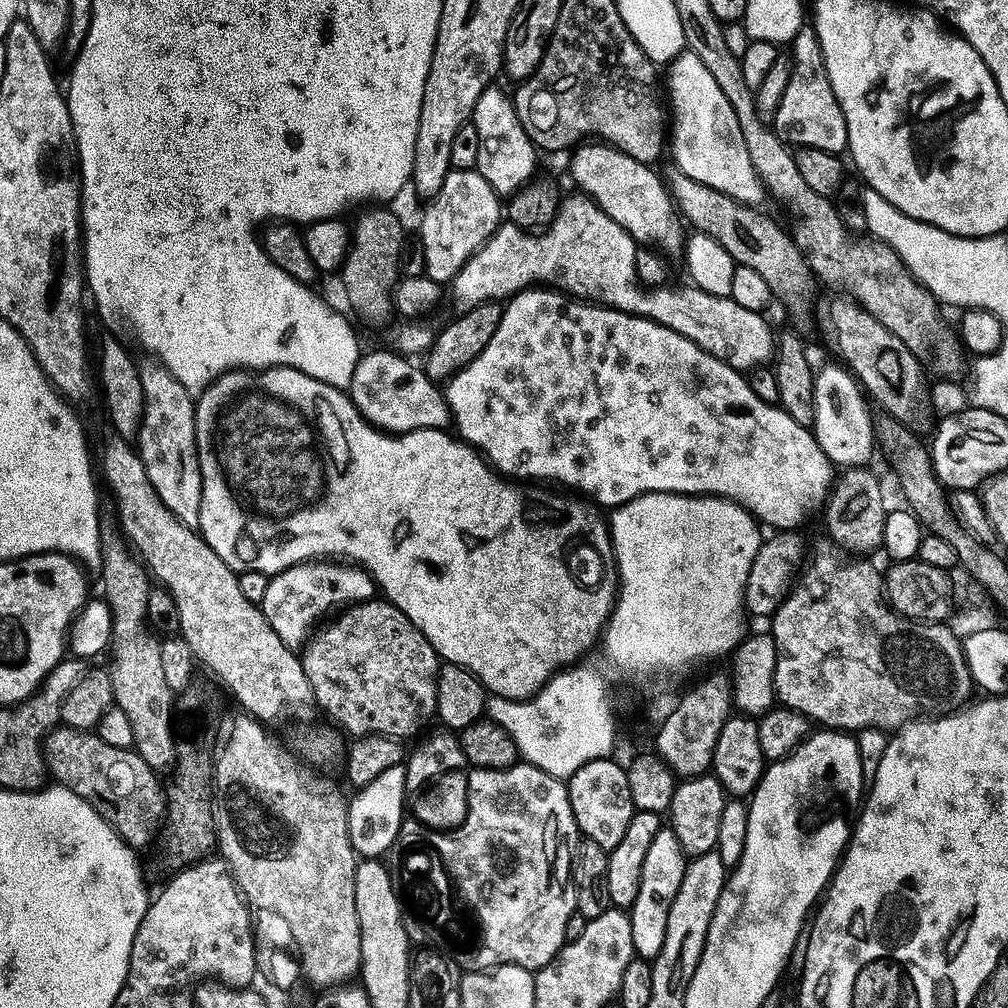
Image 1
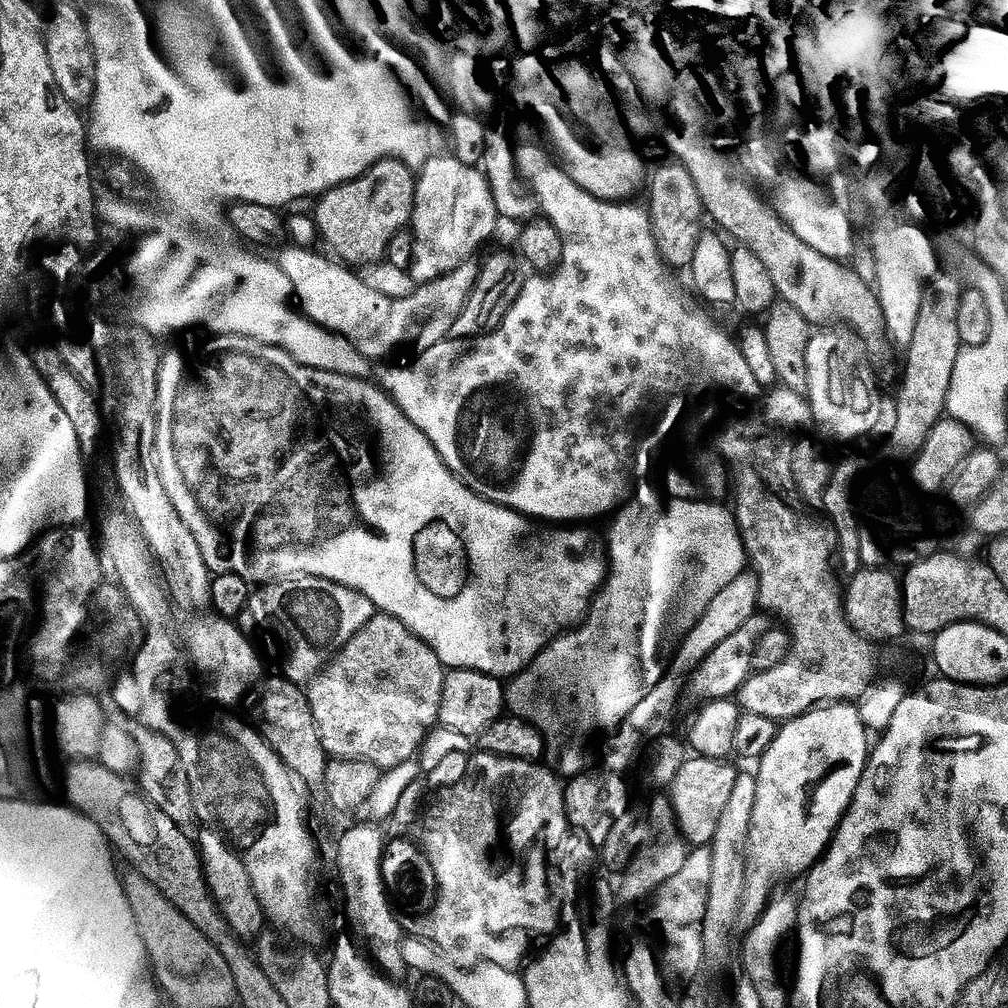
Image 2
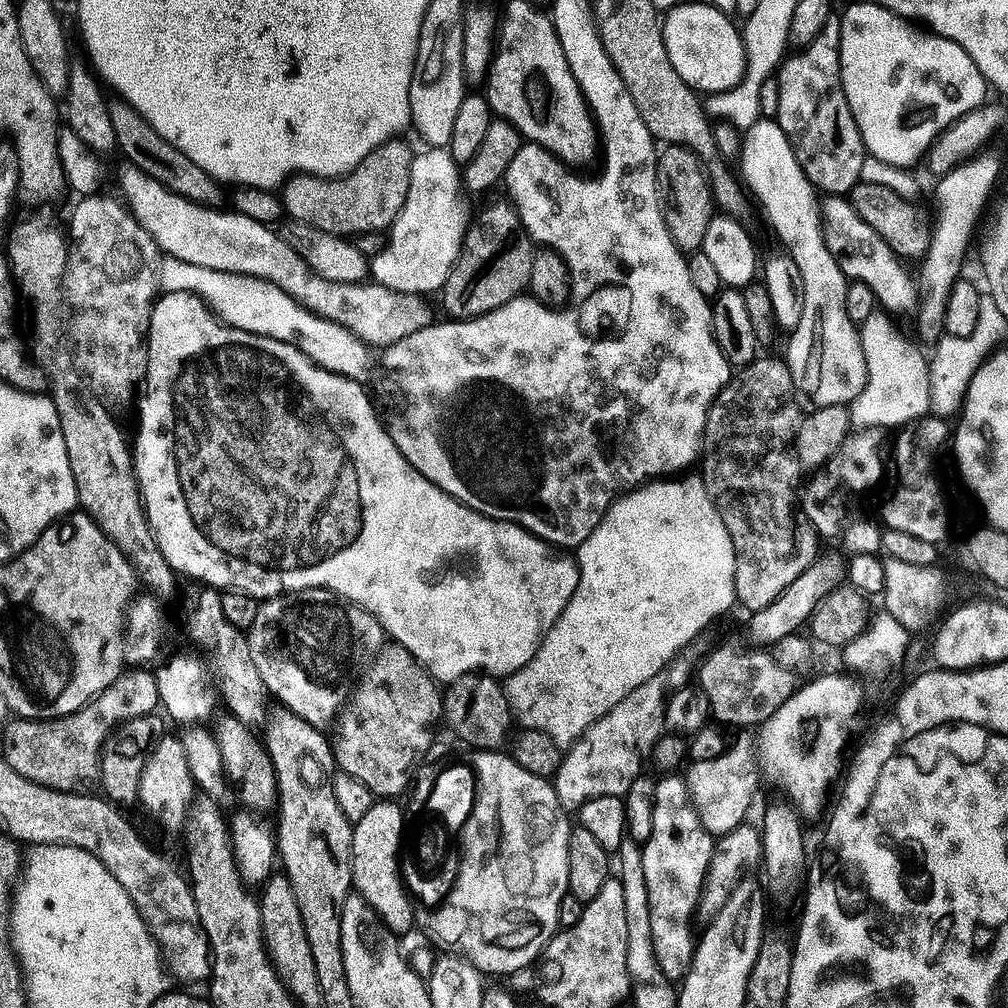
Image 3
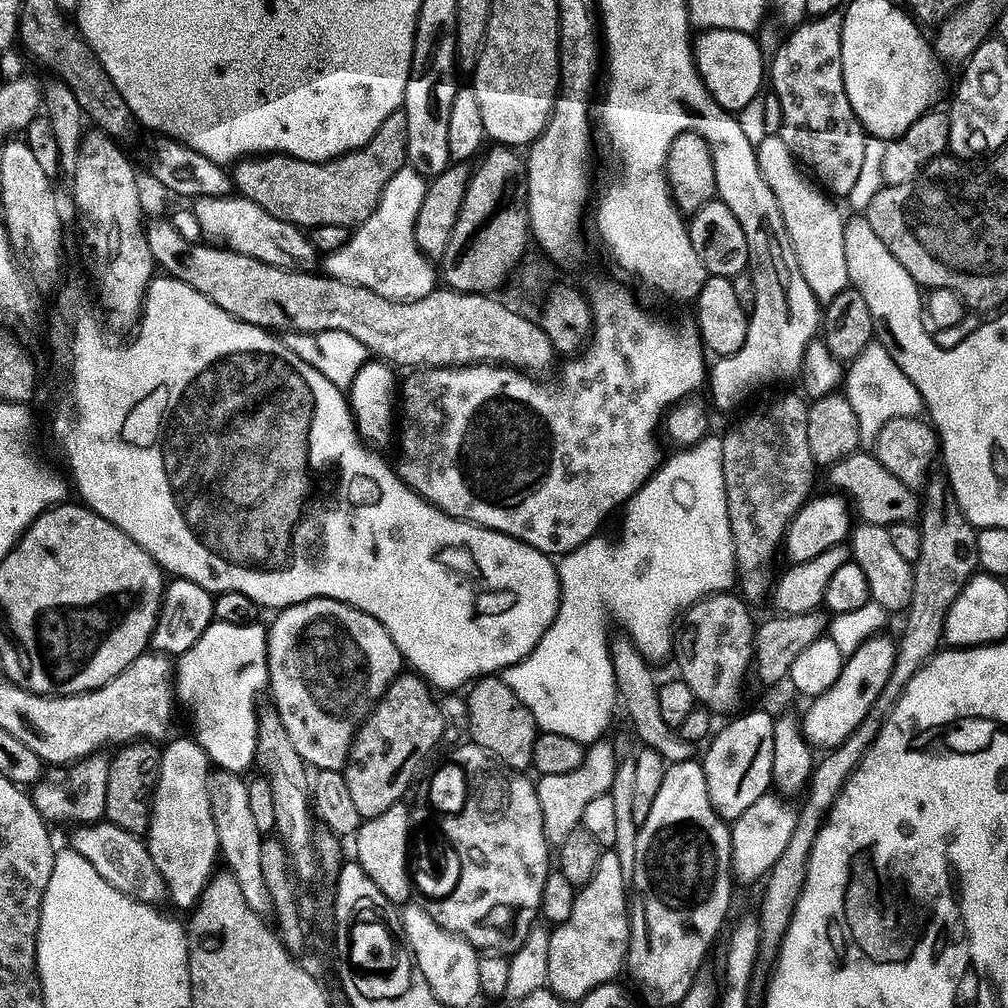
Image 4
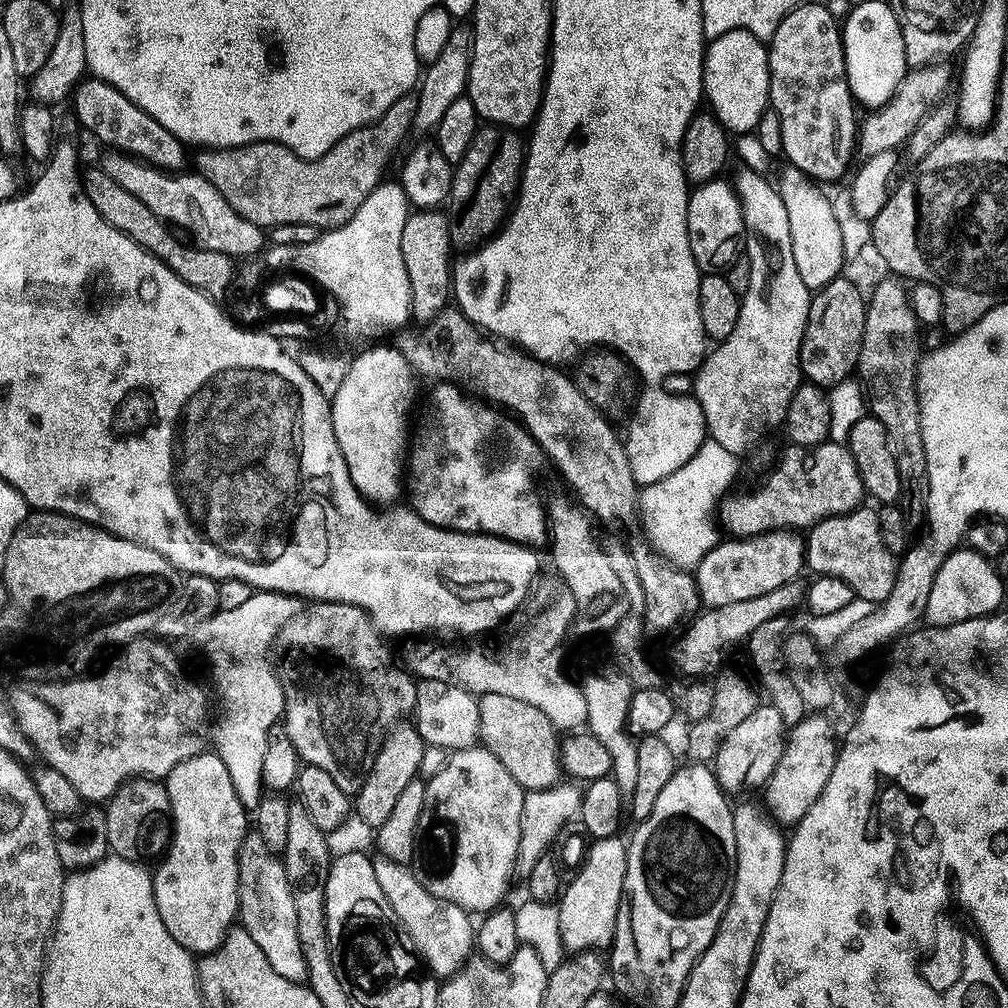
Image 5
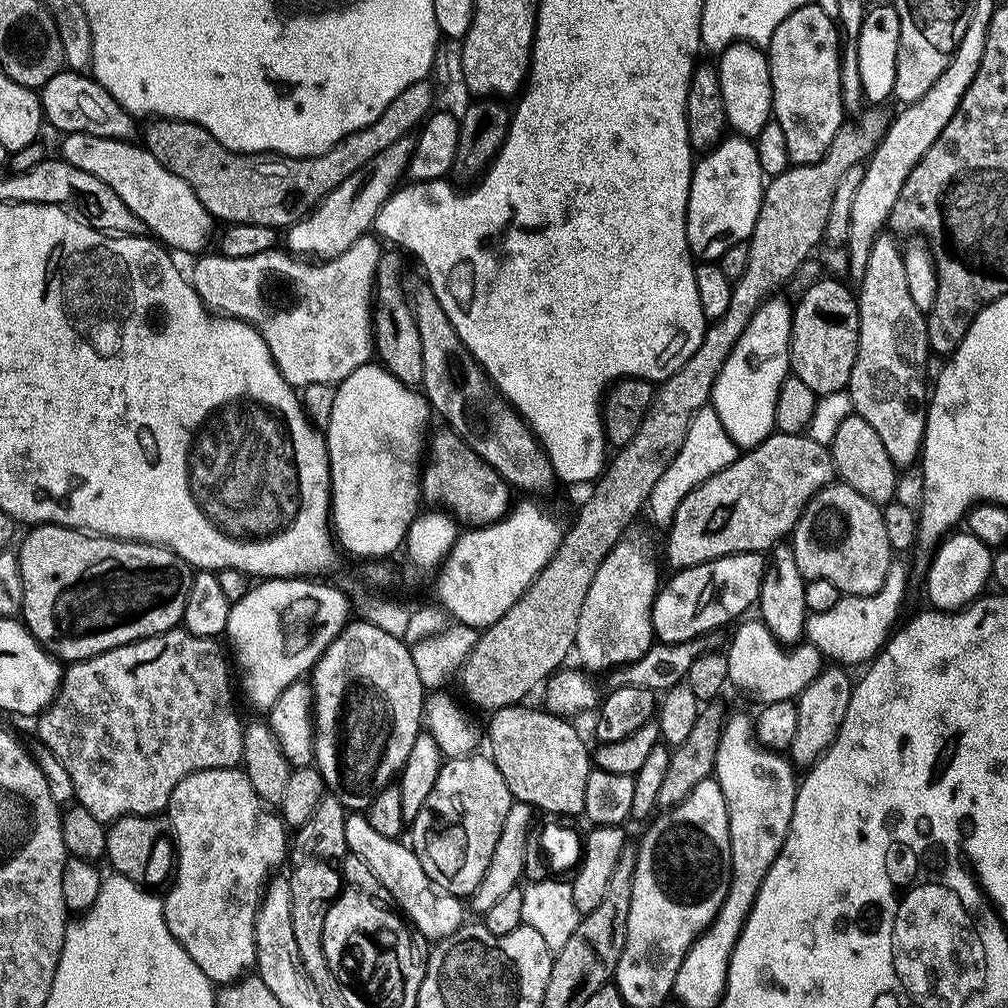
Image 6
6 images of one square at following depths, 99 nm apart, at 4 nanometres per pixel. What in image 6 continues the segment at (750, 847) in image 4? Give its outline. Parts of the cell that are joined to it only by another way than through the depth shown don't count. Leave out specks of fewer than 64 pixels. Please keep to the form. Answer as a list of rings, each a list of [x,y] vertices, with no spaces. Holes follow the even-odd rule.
[[[828,666],[810,687],[800,693],[795,701],[798,710],[798,734],[790,749],[790,760],[797,769],[807,770],[820,757],[825,756],[840,733],[842,722],[846,722],[846,710],[850,710],[854,680],[847,676],[843,667]]]

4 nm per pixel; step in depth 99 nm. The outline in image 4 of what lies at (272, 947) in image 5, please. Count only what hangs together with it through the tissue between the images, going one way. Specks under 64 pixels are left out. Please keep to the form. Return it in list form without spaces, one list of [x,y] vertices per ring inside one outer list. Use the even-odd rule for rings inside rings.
[[[217,771],[211,780],[211,806],[225,867],[238,880],[238,886],[250,908],[256,913],[266,914],[271,911],[271,900],[262,873],[264,834],[258,830],[258,824],[251,813],[248,784],[243,780],[237,773]]]

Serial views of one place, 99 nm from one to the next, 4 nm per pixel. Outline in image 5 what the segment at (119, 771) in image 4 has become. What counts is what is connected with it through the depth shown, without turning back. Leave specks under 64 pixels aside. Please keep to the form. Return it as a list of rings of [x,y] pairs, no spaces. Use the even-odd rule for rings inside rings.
[[[129,780],[106,805],[106,827],[113,857],[132,864],[159,861],[172,843],[172,803],[167,787],[159,780]]]

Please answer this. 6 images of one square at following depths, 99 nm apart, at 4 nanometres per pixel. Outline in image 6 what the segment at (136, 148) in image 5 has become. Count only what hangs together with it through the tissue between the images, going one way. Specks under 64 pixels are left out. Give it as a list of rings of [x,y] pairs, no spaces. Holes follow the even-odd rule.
[[[63,70],[48,80],[48,85],[40,92],[44,107],[44,118],[60,134],[90,134],[94,138],[135,141],[137,117],[132,116],[108,93],[91,75]]]

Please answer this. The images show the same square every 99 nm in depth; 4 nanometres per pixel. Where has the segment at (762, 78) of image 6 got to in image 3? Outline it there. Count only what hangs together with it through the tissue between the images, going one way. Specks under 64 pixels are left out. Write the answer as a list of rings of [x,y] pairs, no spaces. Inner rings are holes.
[[[682,2],[663,17],[666,54],[678,70],[678,78],[697,94],[713,94],[738,87],[747,74],[747,50],[741,29],[732,25],[733,17],[706,2]]]

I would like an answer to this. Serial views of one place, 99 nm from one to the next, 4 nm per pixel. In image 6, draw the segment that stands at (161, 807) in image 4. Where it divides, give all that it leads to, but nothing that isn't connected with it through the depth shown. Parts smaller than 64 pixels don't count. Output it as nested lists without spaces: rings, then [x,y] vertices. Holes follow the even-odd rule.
[[[240,768],[206,770],[183,780],[172,795],[170,819],[178,863],[172,893],[163,897],[166,926],[170,926],[170,934],[174,934],[182,950],[194,958],[198,970],[202,970],[213,985],[234,984],[257,967],[256,916],[265,898],[266,885],[289,859],[289,829],[283,819],[258,798],[247,772]]]

